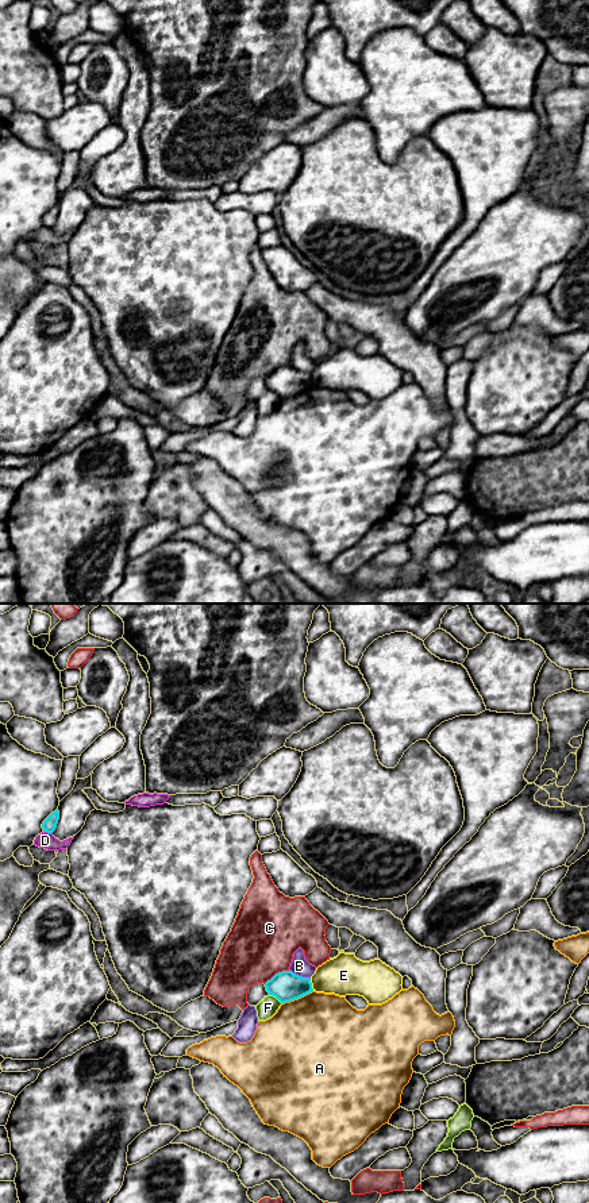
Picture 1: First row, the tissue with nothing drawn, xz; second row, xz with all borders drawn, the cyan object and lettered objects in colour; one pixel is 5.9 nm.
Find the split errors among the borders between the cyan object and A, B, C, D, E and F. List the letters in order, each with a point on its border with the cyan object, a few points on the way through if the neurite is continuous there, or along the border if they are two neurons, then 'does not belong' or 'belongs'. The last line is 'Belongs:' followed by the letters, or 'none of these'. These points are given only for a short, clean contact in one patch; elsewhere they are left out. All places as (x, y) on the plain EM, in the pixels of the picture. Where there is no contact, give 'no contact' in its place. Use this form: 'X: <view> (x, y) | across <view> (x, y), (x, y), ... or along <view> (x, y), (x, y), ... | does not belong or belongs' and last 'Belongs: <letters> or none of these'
A: xz (297, 393) | along xz (312, 385), (283, 398) | does not belong
B: xz (300, 371) | does not belong
C: xz (276, 369) | does not belong
D: xz (47, 227) | does not belong
E: xz (311, 380) | along xz (310, 374), (314, 385) | does not belong
F: xz (276, 392) | along xz (269, 389), (281, 398) | does not belong
Belongs: none of these

